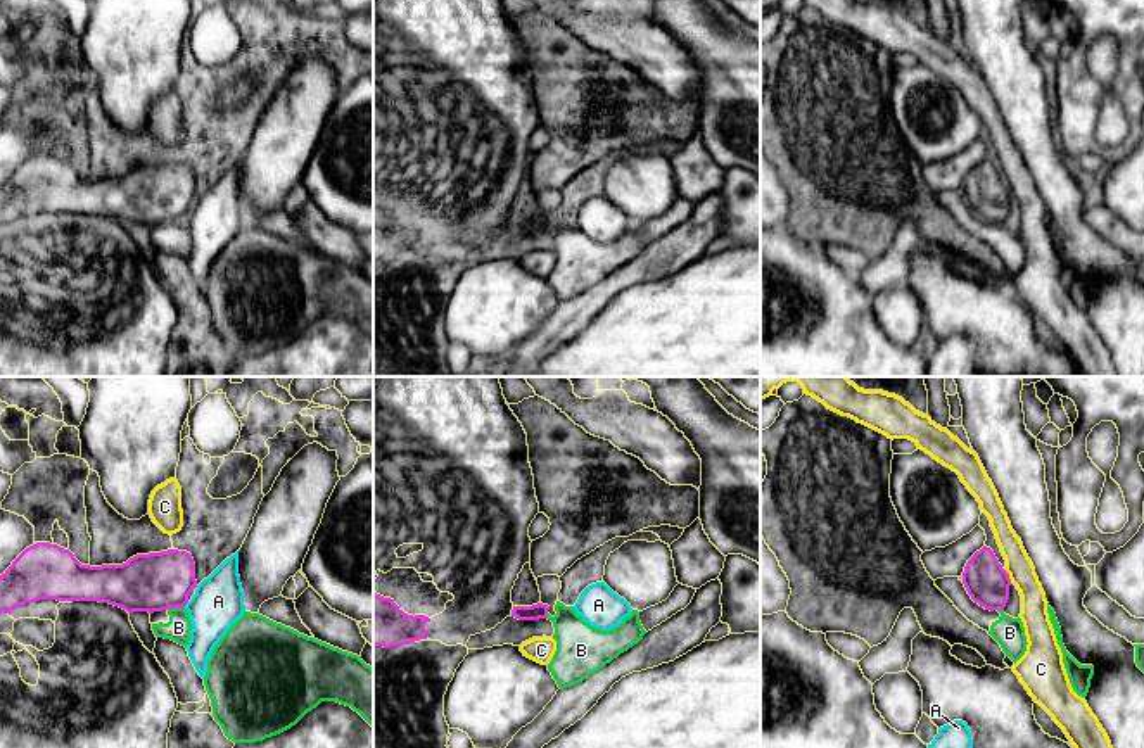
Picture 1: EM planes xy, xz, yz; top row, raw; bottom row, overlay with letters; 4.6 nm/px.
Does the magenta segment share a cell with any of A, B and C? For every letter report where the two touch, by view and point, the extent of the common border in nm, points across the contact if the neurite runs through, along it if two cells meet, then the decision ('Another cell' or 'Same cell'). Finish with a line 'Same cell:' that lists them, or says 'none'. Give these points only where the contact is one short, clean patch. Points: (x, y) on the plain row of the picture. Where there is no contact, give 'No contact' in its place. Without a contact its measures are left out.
A: Touches magenta at xy (185, 216). Shared border 40 nm. Boundary: xy (189, 215), (184, 218). Another cell
B: Touches magenta at xy (175, 220). Shared border 80 nm. Boundary: xy (184, 218), (168, 223). Another cell
C: Touches magenta at yz (1008, 189). Shared border 70 nm. Boundary: yz (1004, 183), (1011, 194). Another cell
Same cell: none

